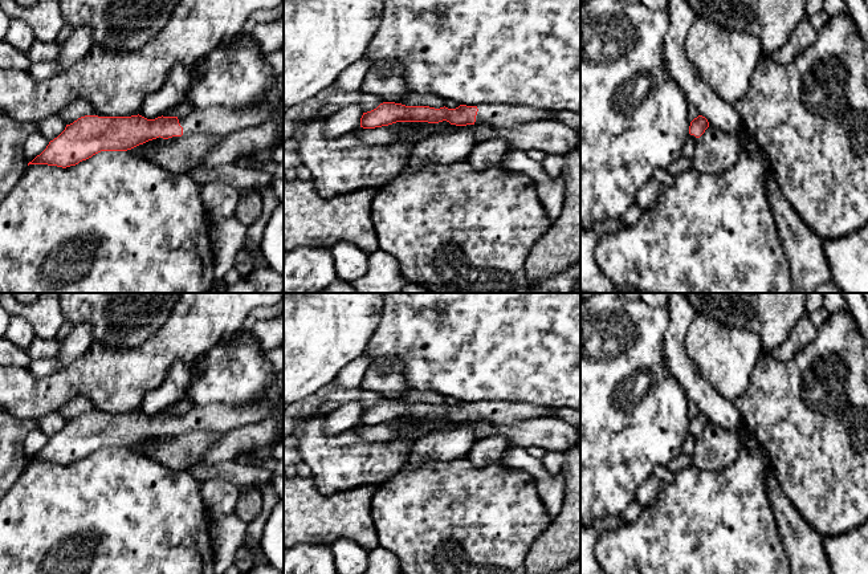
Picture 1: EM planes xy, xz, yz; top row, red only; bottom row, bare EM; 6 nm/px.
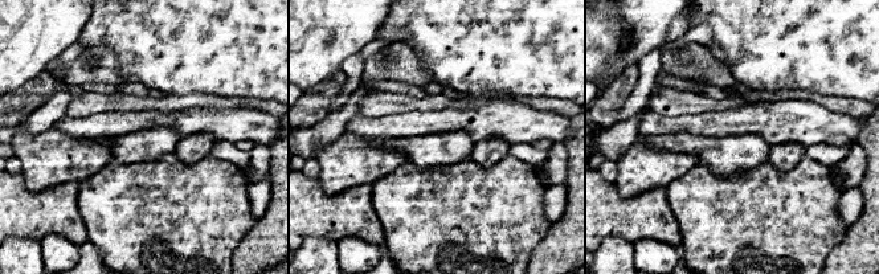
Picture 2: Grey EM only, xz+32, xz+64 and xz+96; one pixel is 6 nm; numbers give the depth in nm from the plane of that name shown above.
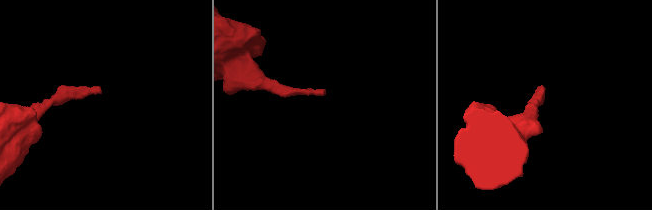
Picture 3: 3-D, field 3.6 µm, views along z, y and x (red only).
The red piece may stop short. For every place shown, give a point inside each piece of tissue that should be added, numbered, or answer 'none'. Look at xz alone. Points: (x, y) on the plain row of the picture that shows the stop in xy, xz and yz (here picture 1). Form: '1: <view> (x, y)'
1: xz (497, 411)

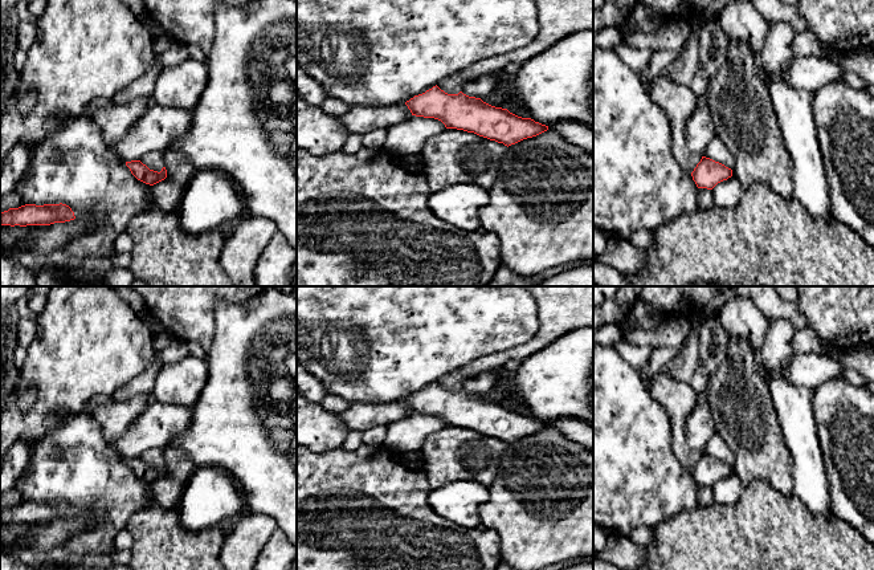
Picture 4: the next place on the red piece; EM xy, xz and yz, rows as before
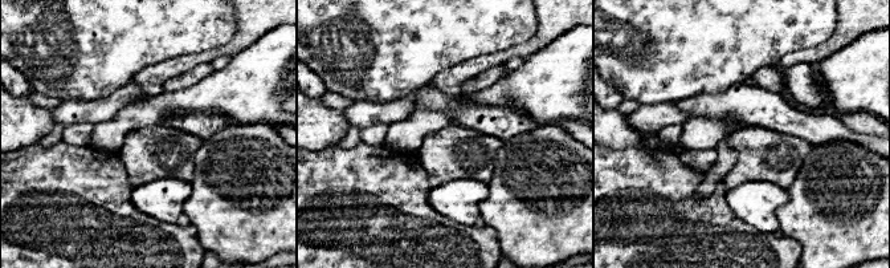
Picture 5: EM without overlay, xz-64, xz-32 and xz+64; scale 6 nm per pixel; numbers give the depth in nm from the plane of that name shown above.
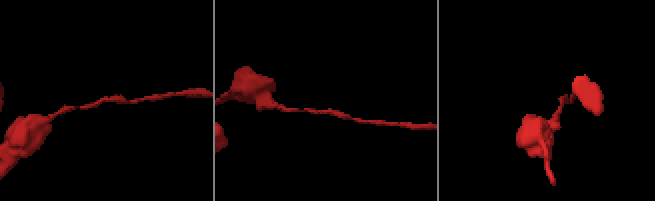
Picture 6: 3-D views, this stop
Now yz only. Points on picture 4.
none

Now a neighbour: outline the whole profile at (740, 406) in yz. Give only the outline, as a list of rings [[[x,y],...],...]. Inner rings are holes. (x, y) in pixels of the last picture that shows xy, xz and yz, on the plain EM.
[[[727,335],[727,359],[711,374],[703,394],[716,433],[732,451],[732,473],[744,486],[763,479],[791,496],[792,459],[759,353],[746,339]]]

